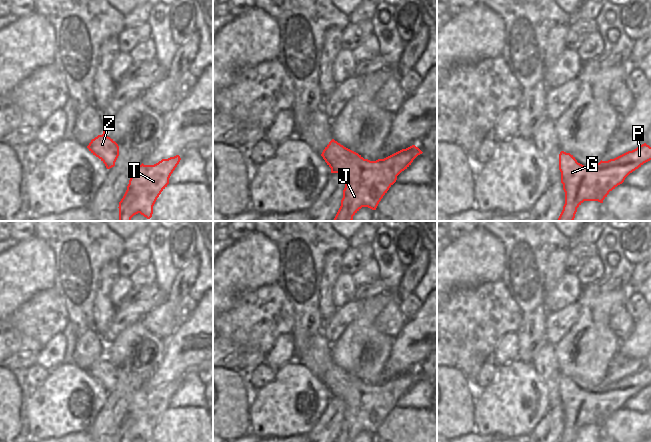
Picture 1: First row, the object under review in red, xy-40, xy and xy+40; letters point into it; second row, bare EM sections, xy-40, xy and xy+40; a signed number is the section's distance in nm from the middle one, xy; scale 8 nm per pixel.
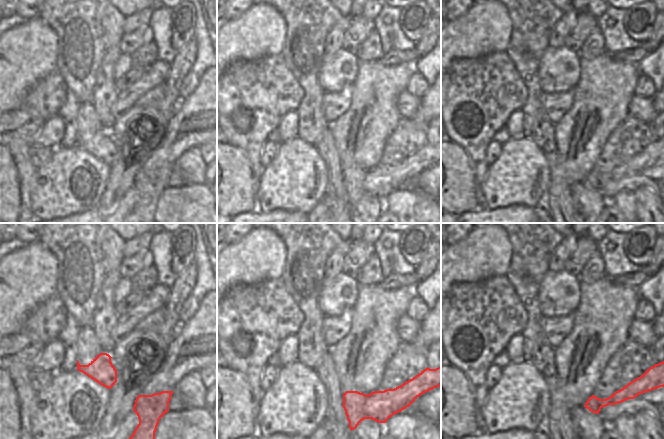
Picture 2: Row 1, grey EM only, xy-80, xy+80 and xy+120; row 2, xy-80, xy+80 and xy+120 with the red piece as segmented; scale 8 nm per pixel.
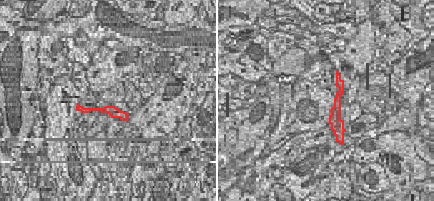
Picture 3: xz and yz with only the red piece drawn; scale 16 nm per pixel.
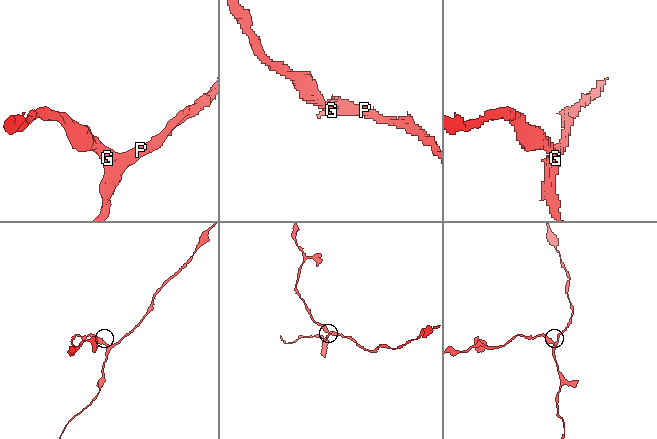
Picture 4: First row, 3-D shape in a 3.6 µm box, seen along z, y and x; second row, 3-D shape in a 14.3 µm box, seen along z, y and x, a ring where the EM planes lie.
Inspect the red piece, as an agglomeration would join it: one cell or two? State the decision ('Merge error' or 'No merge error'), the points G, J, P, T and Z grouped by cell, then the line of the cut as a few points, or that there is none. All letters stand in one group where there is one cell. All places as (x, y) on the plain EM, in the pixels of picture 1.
No merge error. Groups: G J P T Z. No split

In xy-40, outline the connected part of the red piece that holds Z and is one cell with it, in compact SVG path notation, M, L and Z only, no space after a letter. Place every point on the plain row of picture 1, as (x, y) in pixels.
M106 354L103 355L102 359L92 363L87 372L105 388L107 393L115 390L119 380L119 370L113 363L107 360Z

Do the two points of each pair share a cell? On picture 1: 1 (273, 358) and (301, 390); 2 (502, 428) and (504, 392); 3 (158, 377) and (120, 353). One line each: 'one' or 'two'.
1: two
2: one
3: two

